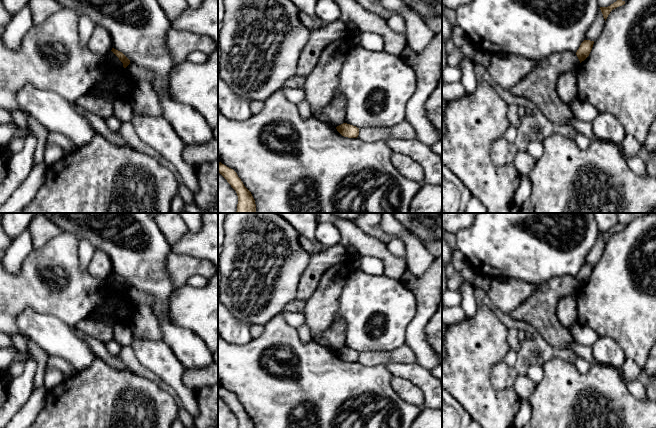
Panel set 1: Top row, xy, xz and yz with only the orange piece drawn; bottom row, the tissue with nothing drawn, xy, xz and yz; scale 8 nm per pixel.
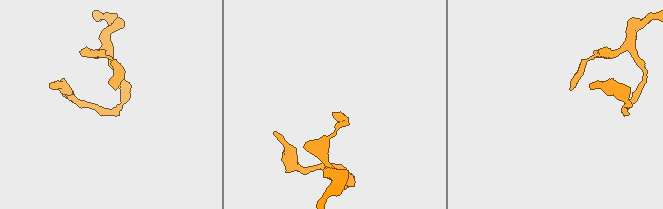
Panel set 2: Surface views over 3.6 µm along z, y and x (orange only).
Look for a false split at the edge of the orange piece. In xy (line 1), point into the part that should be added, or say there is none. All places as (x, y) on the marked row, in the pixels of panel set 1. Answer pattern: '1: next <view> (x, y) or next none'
1: next none

